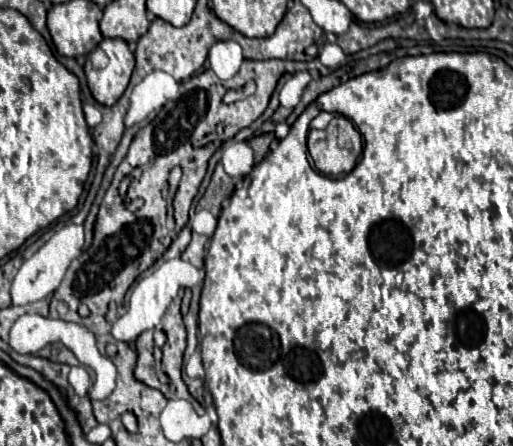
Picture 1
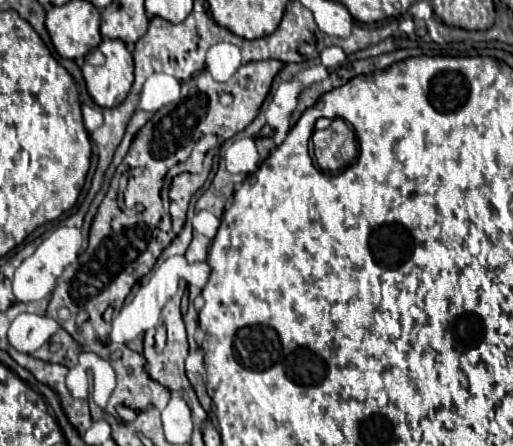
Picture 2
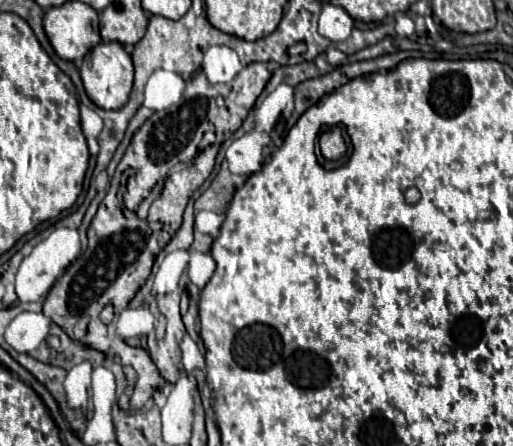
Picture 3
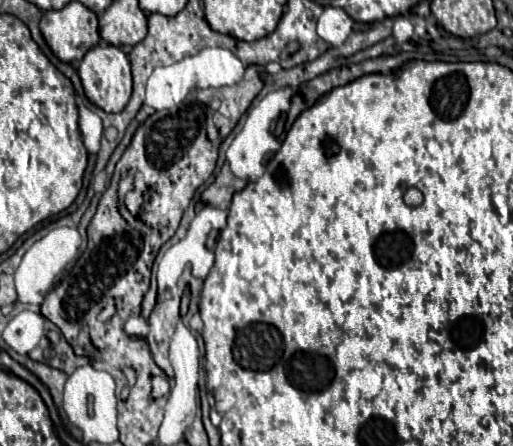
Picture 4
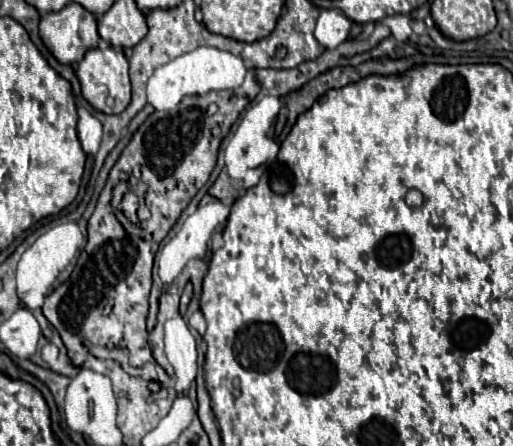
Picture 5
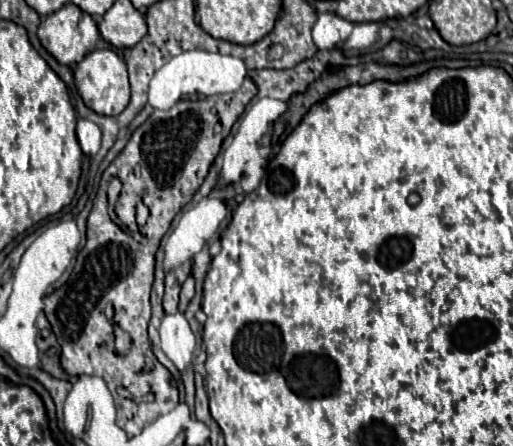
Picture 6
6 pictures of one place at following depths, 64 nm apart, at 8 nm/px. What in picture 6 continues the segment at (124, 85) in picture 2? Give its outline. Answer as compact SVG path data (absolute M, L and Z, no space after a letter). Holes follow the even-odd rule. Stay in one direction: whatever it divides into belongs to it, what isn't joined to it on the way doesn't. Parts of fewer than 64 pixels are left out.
M112 48L106 50L94 50L90 52L74 70L76 86L78 92L84 100L86 106L90 106L96 114L106 114L106 116L118 116L130 100L130 84L128 84L128 72L126 72L126 62L124 58L114 52Z

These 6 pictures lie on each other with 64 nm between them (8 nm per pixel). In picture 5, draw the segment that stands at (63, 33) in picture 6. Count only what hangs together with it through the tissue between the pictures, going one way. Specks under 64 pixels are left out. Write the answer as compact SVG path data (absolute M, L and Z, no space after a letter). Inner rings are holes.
M76 2L66 4L58 12L44 14L40 20L40 38L46 44L46 48L54 54L54 58L62 64L78 64L90 48L98 46L98 40L100 40L94 14L90 14L86 8L82 8Z

